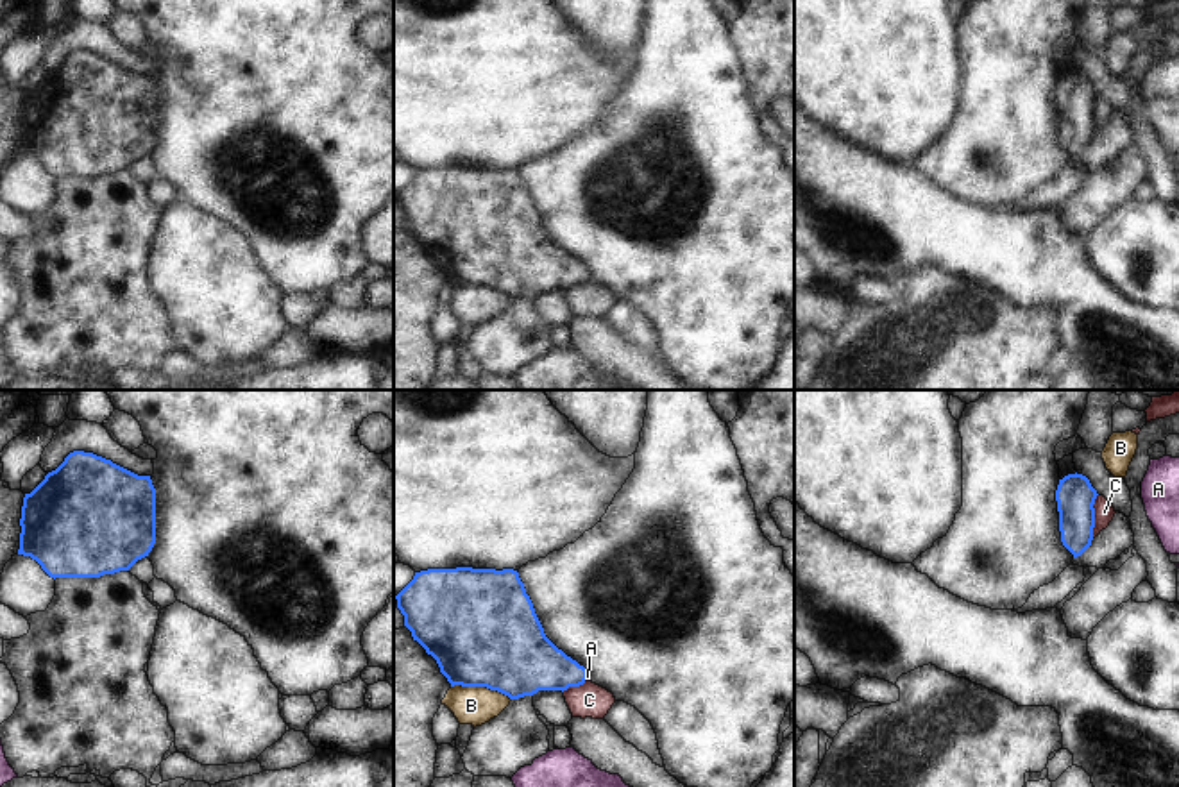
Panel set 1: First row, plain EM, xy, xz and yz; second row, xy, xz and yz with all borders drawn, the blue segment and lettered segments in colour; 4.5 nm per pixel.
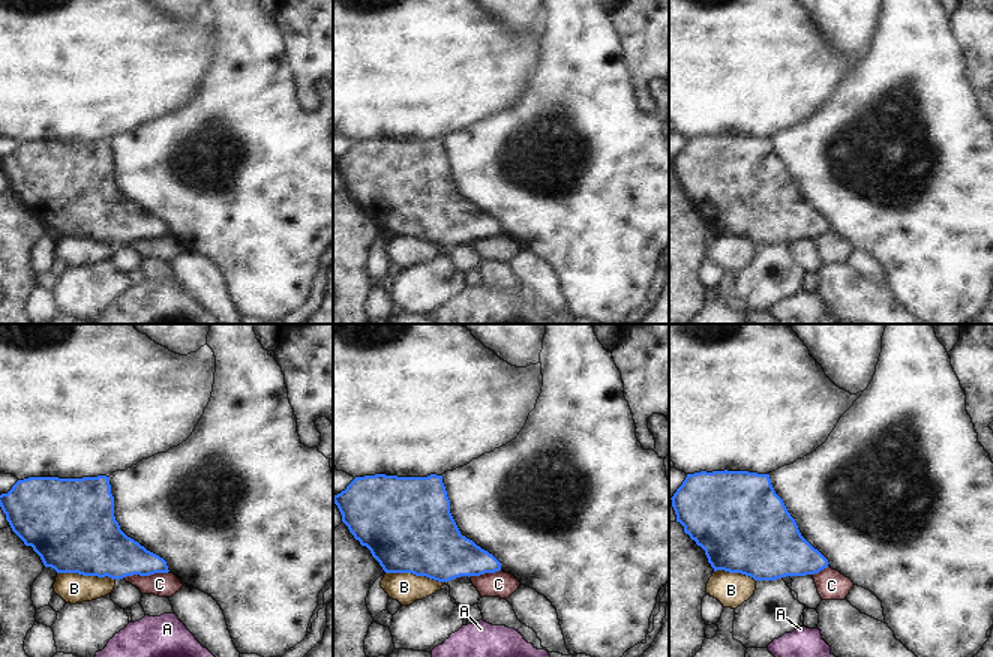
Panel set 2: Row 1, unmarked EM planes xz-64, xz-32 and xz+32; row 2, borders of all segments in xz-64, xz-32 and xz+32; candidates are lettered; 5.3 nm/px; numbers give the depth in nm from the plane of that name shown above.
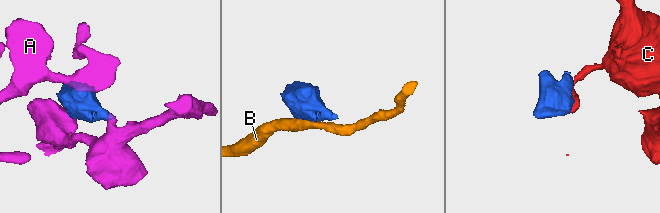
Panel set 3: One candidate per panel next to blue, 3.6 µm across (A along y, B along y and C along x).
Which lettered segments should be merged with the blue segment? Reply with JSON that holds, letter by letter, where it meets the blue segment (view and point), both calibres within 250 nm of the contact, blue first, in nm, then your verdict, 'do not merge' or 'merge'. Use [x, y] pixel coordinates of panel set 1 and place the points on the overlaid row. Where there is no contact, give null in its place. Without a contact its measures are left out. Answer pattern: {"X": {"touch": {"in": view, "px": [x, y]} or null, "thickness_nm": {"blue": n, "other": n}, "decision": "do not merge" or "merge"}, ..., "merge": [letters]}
{"A": {"touch": {"in": "xz", "px": [585, 678]}, "thickness_nm": {"blue": 240, "other": 20}, "decision": "merge"}, "B": {"touch": {"in": "xz", "px": [482, 685]}, "thickness_nm": {"blue": 500, "other": 180}, "decision": "do not merge"}, "C": {"touch": {"in": "yz", "px": [1094, 516]}, "thickness_nm": {"blue": 170, "other": 90}, "decision": "do not merge"}, "merge": ["A"]}

